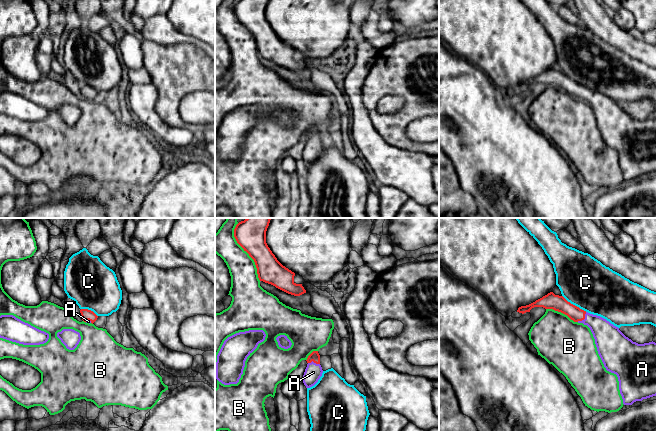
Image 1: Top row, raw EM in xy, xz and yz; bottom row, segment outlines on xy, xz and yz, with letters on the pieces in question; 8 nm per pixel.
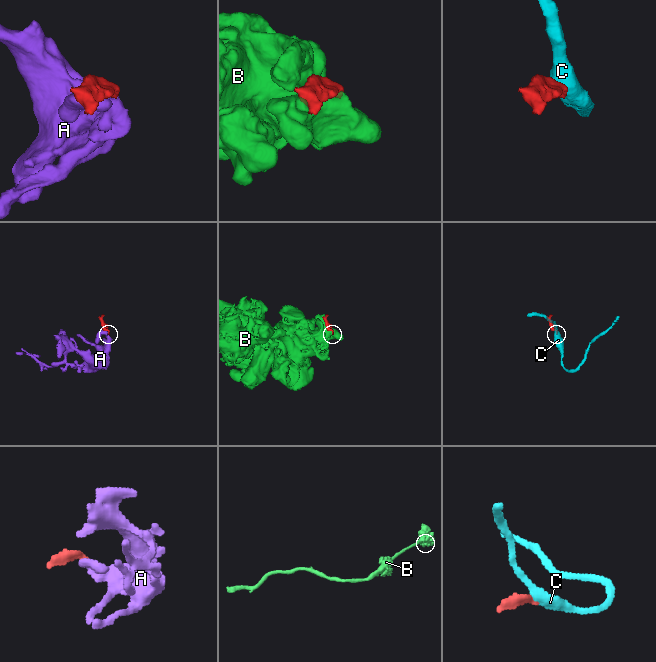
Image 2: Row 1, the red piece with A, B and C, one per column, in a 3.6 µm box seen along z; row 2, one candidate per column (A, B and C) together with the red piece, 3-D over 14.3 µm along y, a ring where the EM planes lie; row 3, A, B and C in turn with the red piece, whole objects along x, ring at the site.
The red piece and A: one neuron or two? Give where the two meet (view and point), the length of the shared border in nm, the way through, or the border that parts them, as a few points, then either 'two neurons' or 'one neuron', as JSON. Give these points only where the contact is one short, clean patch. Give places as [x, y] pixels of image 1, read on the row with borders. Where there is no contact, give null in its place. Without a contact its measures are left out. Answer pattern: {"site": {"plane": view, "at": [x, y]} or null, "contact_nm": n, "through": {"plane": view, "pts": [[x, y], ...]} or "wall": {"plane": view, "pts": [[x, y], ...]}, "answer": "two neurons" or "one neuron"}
{"site": {"plane": "yz", "at": [583, 319]}, "contact_nm": 110, "through": {"plane": "yz", "pts": [[558, 303], [583, 319], [591, 320], [608, 337]]}, "answer": "one neuron"}

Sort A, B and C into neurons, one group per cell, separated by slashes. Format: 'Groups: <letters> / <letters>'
Groups: A / B / C

